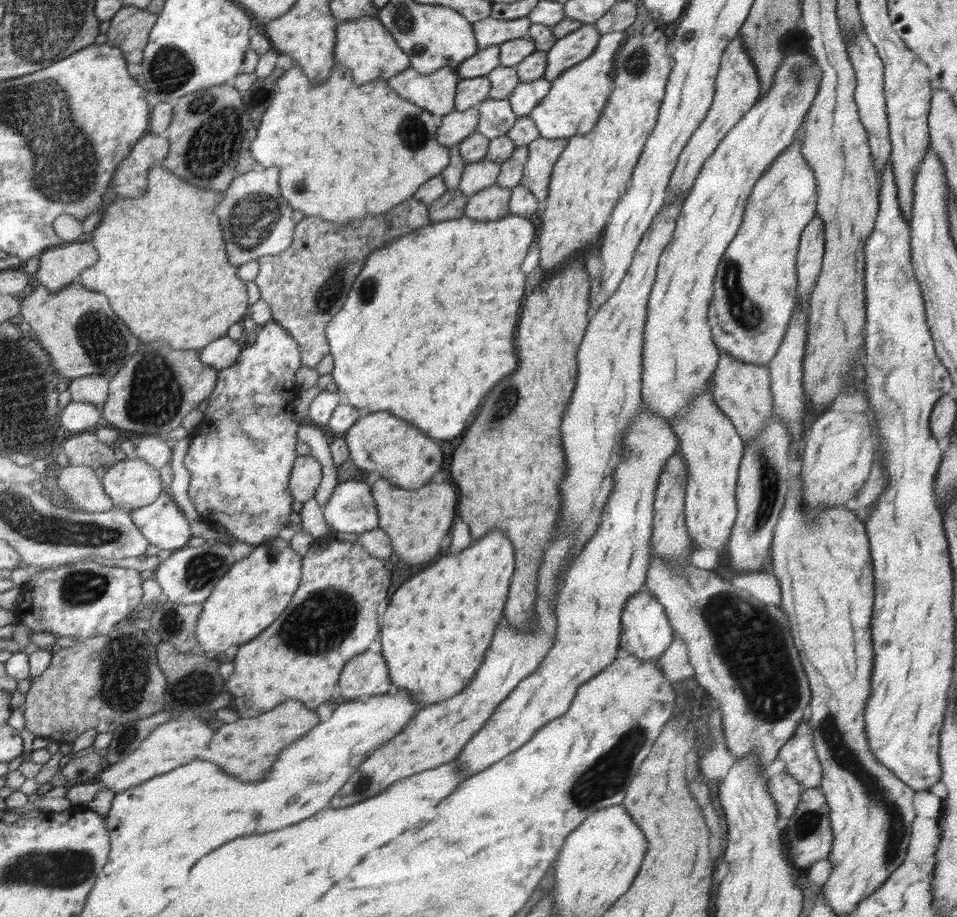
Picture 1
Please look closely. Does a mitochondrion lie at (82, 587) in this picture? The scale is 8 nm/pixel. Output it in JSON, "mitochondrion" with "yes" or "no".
{"mitochondrion":"yes"}

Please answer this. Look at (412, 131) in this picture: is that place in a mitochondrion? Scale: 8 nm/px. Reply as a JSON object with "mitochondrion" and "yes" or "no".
{"mitochondrion":"yes"}

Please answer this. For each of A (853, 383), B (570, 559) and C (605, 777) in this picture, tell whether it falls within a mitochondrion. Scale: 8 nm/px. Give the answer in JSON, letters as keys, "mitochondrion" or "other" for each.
{"A":"other","B":"other","C":"mitochondrion"}

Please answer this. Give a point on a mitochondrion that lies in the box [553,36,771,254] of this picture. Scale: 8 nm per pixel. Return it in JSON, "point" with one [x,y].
{"point":[636,63]}

